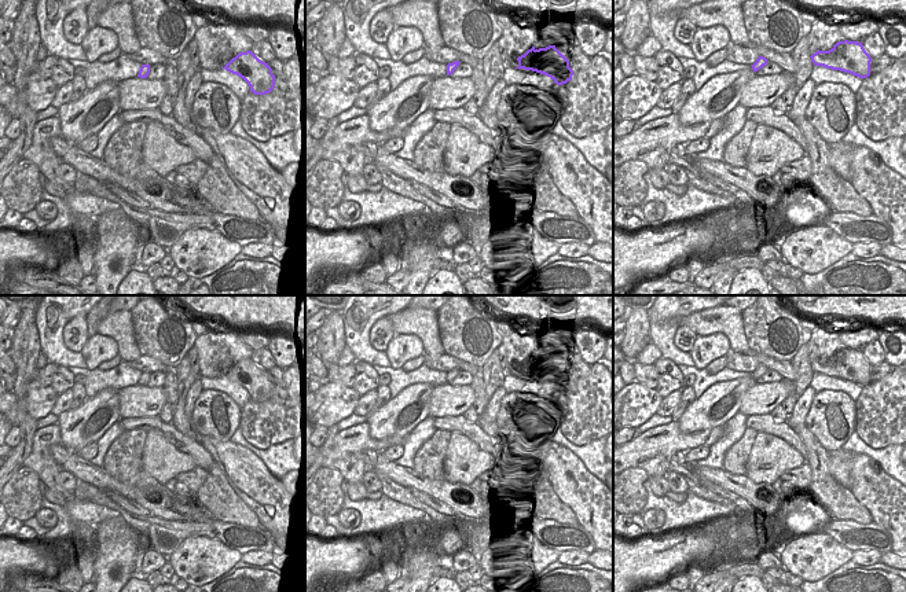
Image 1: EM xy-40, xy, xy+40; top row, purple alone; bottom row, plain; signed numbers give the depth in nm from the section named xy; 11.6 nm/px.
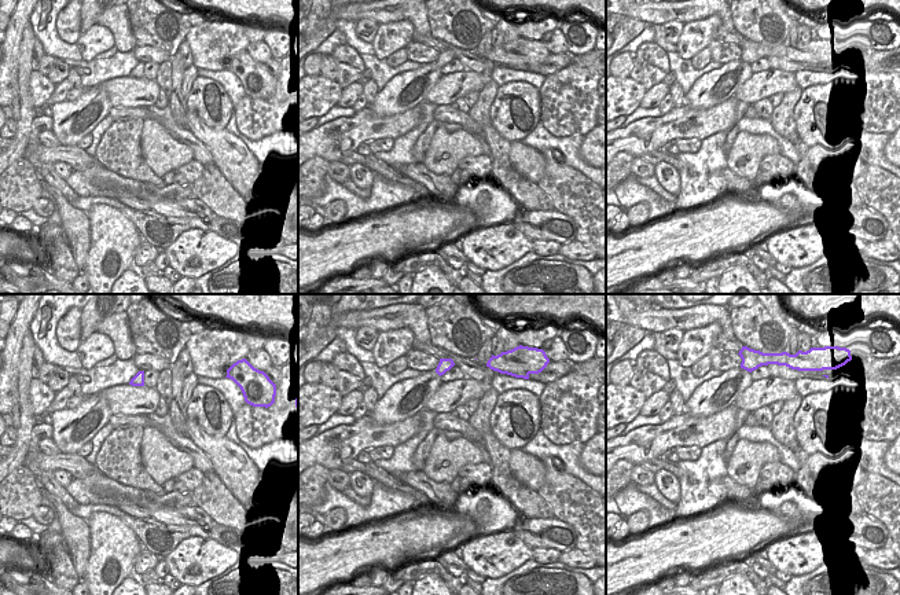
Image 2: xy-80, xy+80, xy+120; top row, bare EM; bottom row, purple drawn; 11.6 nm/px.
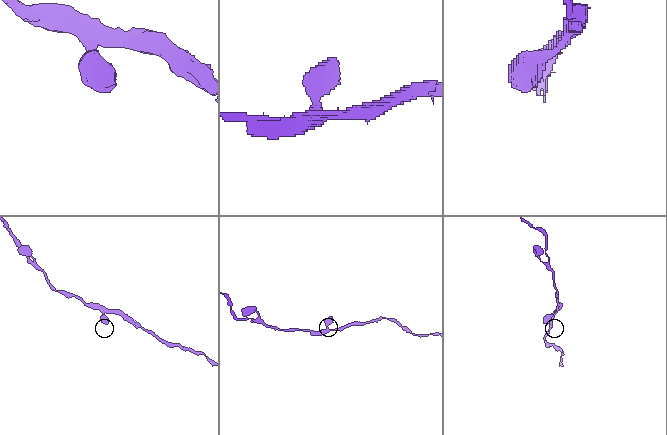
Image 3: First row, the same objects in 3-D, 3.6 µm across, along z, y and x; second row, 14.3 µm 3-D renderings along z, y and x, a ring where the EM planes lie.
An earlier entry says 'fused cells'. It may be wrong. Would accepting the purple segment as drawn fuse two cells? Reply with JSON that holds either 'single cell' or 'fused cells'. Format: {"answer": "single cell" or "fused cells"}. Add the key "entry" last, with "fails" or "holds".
{"answer": "single cell", "entry": "fails"}

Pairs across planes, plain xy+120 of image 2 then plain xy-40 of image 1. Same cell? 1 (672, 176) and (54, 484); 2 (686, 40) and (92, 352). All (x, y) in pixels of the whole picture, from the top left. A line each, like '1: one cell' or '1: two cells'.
1: two cells
2: one cell

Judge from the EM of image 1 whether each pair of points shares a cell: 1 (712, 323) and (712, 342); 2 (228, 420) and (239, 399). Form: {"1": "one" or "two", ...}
{"1": "two", "2": "two"}

